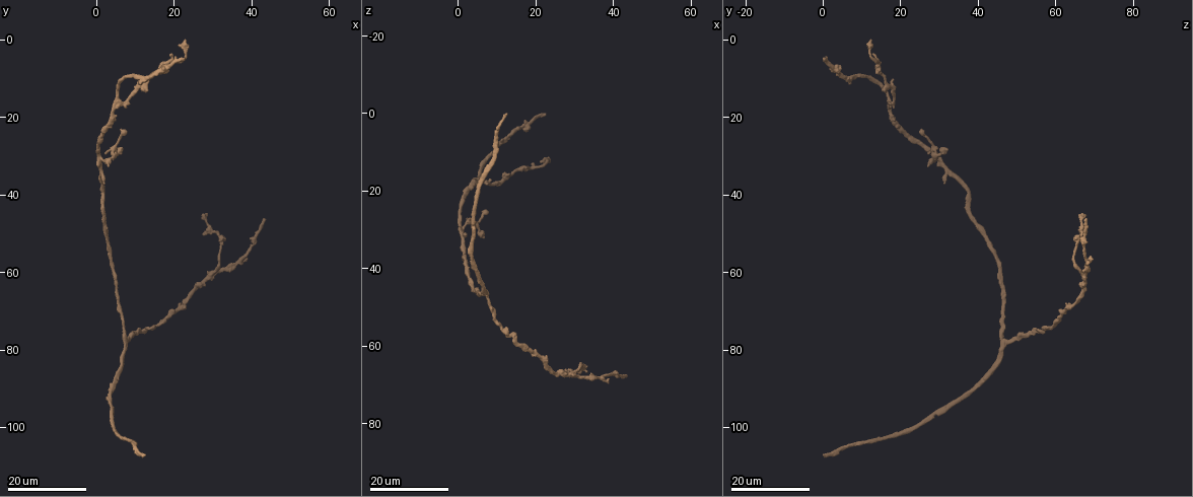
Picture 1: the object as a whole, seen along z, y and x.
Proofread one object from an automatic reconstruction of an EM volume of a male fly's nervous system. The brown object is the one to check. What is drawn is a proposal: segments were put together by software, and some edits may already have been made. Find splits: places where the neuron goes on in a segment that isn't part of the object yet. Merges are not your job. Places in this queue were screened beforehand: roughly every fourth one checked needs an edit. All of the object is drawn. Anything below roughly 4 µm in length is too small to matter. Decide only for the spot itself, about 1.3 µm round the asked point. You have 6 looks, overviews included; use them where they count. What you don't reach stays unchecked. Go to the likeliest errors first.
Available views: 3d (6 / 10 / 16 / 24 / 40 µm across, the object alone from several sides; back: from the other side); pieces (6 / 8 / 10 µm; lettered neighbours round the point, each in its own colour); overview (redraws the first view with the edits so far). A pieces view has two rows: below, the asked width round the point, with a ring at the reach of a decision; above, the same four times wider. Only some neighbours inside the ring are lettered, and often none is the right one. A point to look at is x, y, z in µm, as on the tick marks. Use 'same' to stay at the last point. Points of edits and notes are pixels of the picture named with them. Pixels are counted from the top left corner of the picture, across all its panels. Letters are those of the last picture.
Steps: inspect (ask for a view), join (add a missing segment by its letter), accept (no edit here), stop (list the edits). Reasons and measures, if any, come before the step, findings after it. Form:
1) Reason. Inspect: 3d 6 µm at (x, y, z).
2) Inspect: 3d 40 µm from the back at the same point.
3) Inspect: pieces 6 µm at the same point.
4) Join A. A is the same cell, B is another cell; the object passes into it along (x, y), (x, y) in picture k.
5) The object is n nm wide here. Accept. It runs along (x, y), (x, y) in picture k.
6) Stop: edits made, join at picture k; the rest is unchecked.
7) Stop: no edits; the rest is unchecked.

End of a long branch. Inspect: 3d 16 µm at (22.0, 5.0, 0.0).

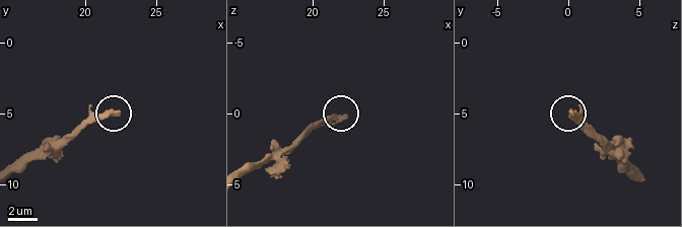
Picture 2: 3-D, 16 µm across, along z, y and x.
Inspect: pieces 10 µm at (22.4, 4.8, 0.2).

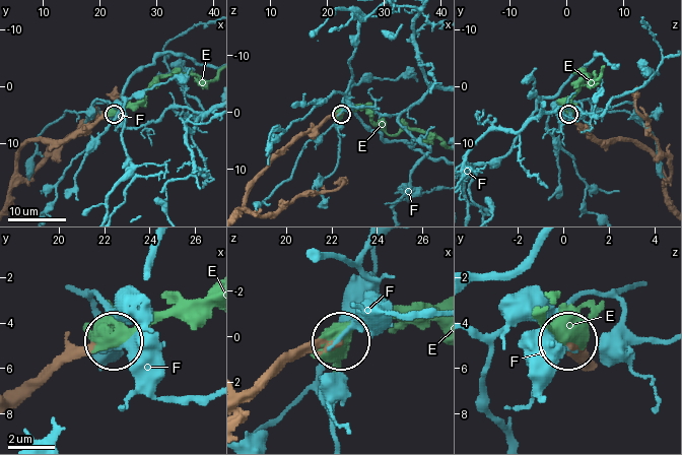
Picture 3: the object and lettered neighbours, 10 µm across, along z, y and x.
The object is 330 nm wide here. Join E. E is the same cell, F is another cell; it goes on there.

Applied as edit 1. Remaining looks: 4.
Branch stops here. Inspect: 3d 16 µm at (12.5, 107.0, 0.0).

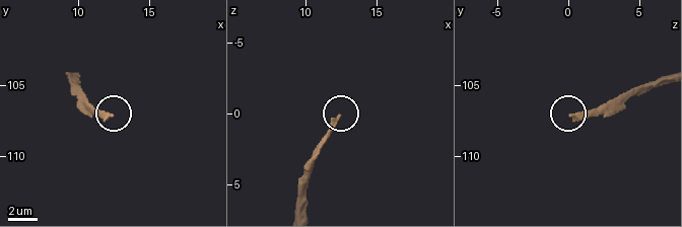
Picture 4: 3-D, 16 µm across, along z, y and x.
What lies round it. Inspect: pieces 8 µm at (12.2, 107.2, 0.2).

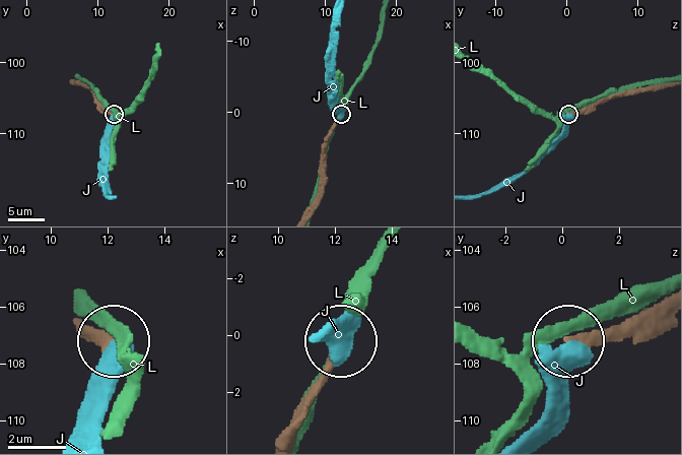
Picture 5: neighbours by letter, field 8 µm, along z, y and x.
Join J. J is the same cell, L is another cell; the neuron continues.

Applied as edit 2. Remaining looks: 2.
Stop: edits made, join at picture 3, join at picture 5; the rest is unchecked.

